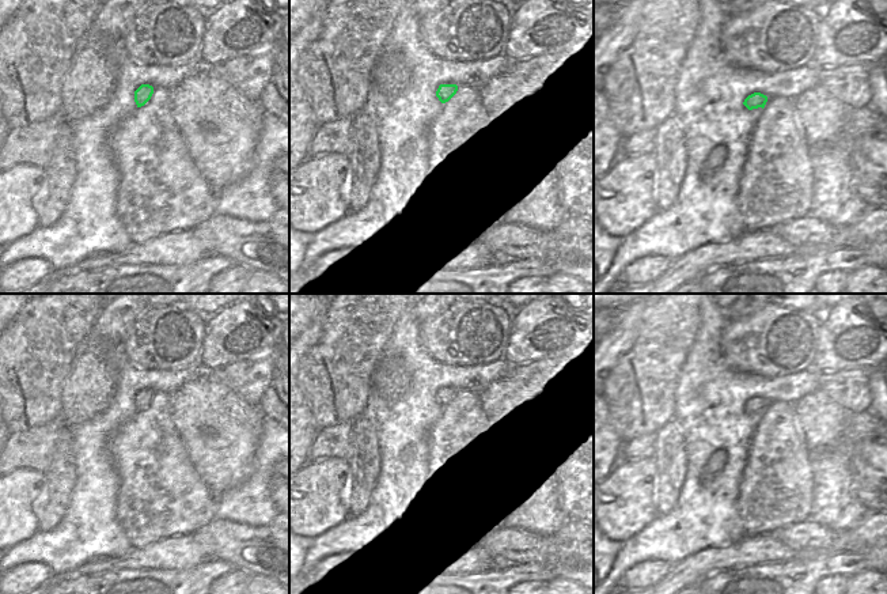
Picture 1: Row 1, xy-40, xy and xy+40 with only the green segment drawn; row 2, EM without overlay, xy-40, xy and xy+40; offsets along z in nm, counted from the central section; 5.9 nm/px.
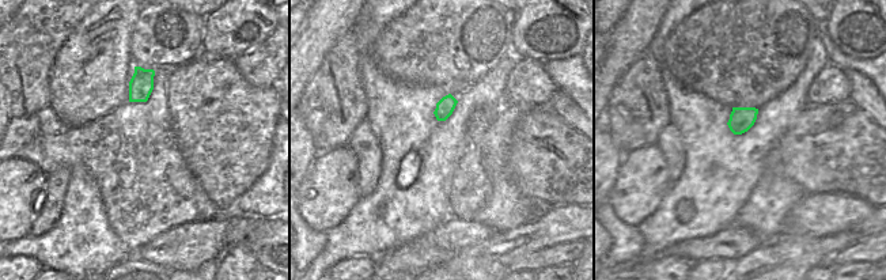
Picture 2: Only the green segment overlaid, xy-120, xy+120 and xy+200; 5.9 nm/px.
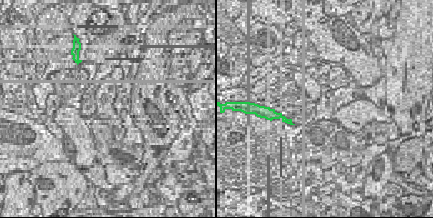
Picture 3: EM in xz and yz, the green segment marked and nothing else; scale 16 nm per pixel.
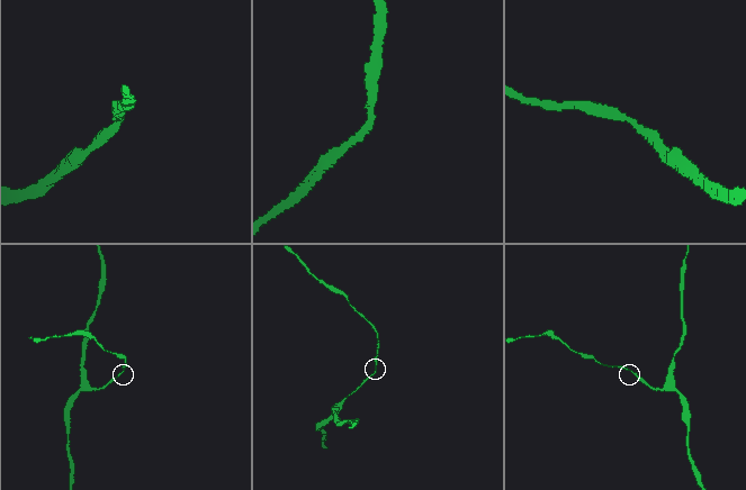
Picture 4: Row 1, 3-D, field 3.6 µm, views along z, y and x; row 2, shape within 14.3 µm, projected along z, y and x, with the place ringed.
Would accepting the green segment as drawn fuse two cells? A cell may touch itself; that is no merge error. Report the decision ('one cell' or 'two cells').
one cell

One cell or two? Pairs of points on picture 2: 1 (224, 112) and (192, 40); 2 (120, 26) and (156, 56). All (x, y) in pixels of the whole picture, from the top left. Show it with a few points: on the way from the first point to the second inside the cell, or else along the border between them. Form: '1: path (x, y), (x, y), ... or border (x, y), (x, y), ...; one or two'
1: border (200, 53), (170, 70); two
2: border (139, 14), (129, 41), (133, 65); two

